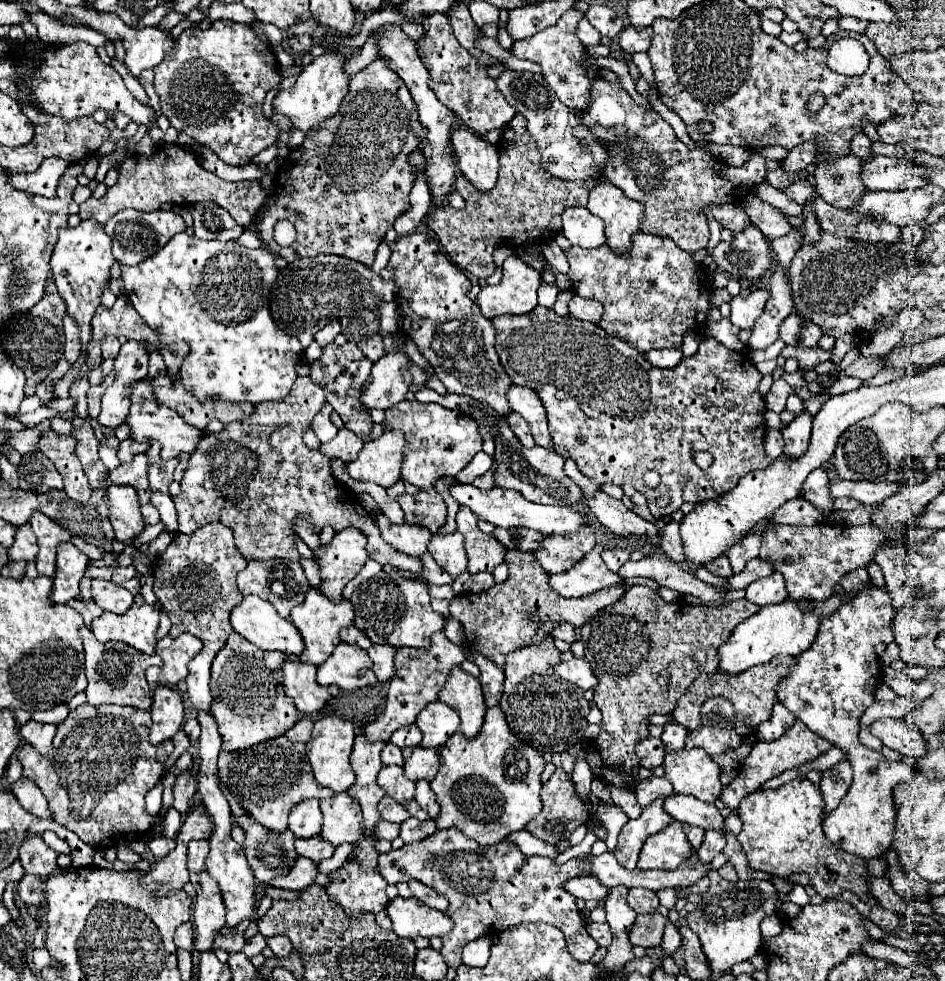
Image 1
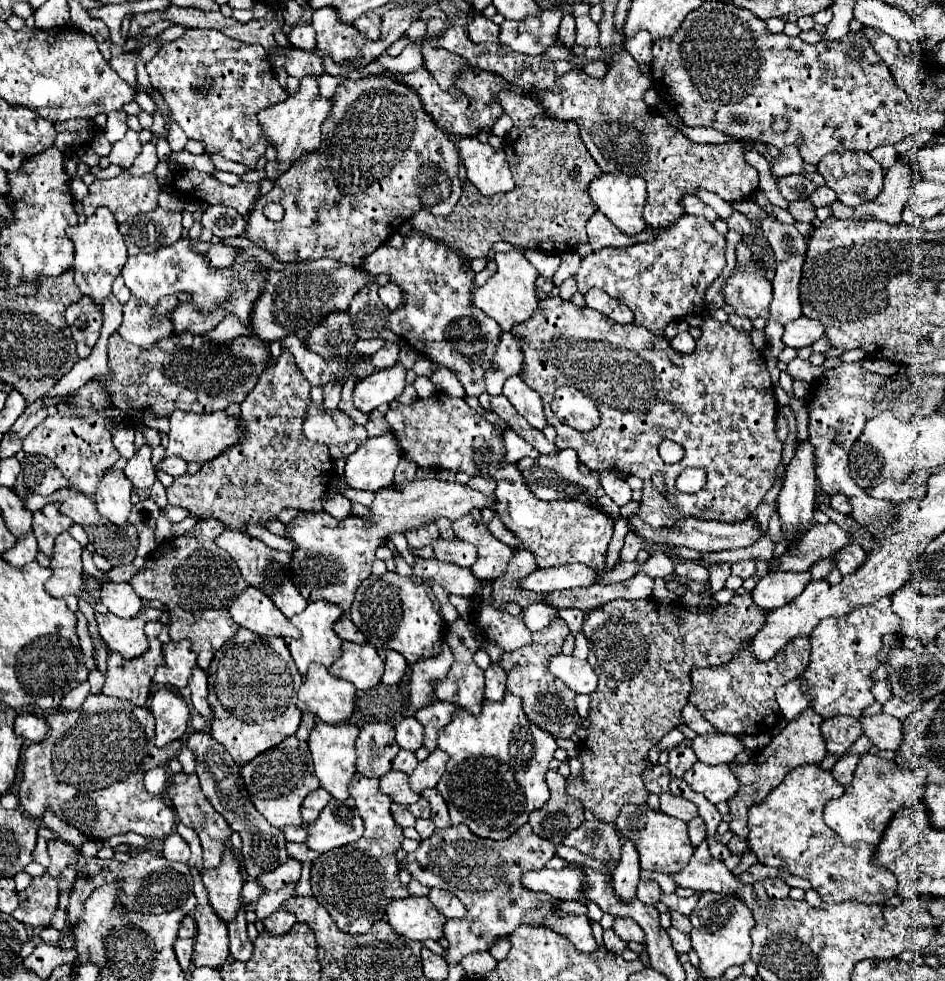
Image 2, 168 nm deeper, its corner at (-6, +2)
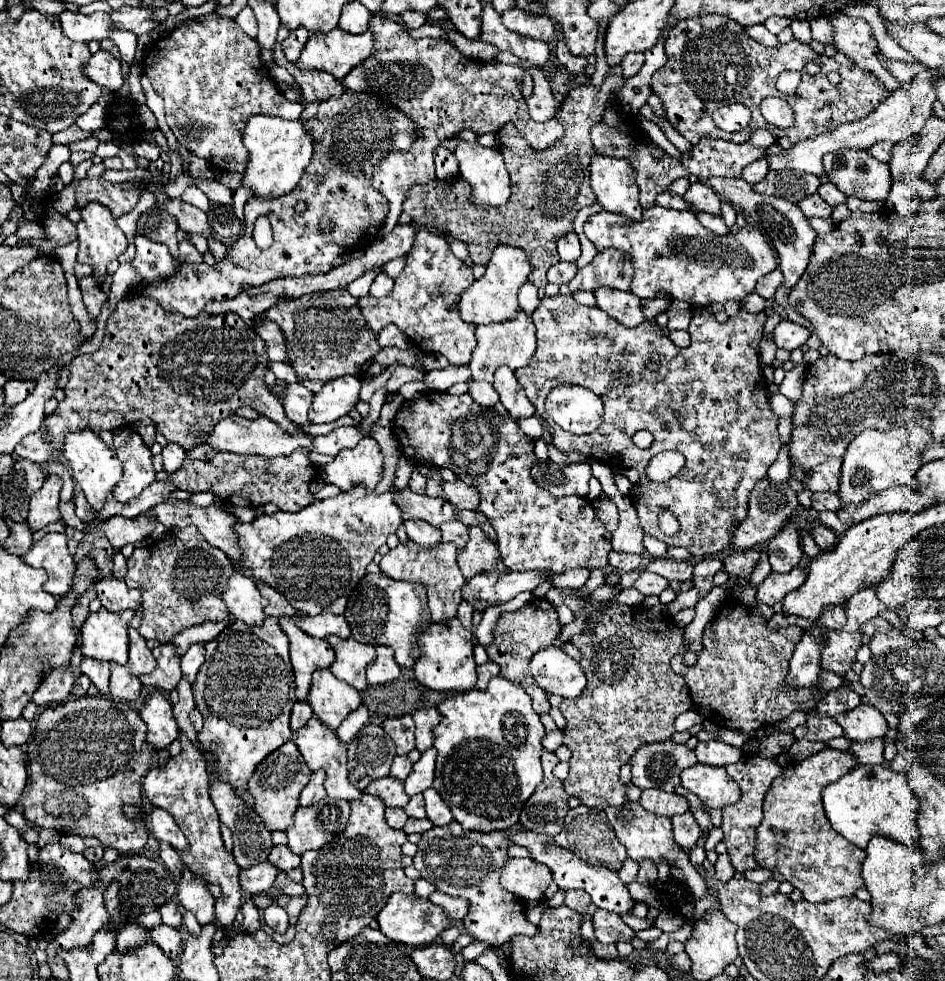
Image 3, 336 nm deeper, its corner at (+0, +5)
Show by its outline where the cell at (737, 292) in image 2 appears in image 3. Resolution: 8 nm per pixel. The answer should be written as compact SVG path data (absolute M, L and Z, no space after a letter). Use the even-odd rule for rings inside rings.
M659 205L645 209L645 219L641 221L601 211L587 219L585 235L599 253L619 249L631 257L635 267L631 291L641 299L665 295L693 307L743 301L755 291L757 279L777 267L771 247L753 225L747 223L737 233L717 237L691 211L675 211Z

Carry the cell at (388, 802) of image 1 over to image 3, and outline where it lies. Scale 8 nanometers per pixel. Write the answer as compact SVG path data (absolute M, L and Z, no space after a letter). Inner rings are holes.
M385 809L385 821L393 827L393 829L403 829L405 821L407 821L407 813L403 809Z

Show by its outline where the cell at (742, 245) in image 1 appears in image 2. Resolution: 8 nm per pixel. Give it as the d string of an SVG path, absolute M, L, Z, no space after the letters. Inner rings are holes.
M733 212L731 218L727 218L725 222L727 222L727 226L729 226L731 230L739 232L745 242L749 242L749 238L753 238L753 224L751 224L751 220L749 220L747 216L743 216L741 212Z

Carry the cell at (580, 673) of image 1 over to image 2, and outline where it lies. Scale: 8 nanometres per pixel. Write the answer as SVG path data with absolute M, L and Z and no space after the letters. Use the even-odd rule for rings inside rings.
M559 654L549 660L549 670L577 694L591 694L597 688L597 674L587 660Z

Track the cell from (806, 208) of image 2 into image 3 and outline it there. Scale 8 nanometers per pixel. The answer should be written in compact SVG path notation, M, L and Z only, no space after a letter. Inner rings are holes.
M819 193L801 199L801 201L799 201L799 207L801 207L801 211L805 213L805 217L831 217L831 211L833 211L833 207L827 205L827 203L819 197Z

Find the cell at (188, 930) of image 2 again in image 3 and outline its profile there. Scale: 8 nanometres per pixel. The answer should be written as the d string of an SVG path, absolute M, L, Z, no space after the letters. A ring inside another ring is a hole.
M167 901L165 905L161 905L159 913L161 913L161 917L163 917L163 923L165 923L165 925L171 925L171 927L181 927L183 917L181 917L179 907L177 907L173 901Z

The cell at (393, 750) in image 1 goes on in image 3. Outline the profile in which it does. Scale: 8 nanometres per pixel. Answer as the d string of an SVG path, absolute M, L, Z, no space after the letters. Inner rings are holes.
M395 757L393 759L393 765L391 765L391 775L393 777L397 777L399 781L405 781L407 779L407 775L411 773L411 767L413 767L413 763L407 759L407 757Z

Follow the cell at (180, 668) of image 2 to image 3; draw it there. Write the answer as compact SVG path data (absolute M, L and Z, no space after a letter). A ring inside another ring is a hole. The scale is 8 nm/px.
M169 643L159 645L153 649L153 655L157 659L157 667L149 673L147 685L159 691L173 691L181 679L179 655L175 653L175 647Z

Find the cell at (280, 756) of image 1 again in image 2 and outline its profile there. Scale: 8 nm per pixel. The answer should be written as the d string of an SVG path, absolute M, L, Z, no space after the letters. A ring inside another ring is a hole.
M295 736L285 738L275 748L269 748L267 752L255 756L255 760L241 766L241 776L249 794L249 800L255 804L259 814L265 816L269 824L275 828L285 828L289 824L301 824L299 808L303 798L319 788L319 780L313 770L313 760L309 746Z

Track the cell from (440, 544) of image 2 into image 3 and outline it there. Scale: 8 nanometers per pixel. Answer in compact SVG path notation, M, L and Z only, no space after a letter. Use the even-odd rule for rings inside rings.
M407 541L407 543L399 543L387 555L383 555L379 567L391 579L423 583L423 587L427 589L431 621L441 623L441 621L453 619L457 615L457 607L461 603L461 585L465 583L465 577L459 571L455 557L457 557L457 547L453 543L439 543L435 547L421 547L413 541Z

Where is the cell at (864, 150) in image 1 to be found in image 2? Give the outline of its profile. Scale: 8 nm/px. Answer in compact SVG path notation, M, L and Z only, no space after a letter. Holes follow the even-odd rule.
M879 146L879 148L875 148L873 152L871 152L871 156L873 156L873 160L877 160L881 166L885 166L885 170L889 170L895 162L897 162L897 152L895 152L895 148L893 146Z

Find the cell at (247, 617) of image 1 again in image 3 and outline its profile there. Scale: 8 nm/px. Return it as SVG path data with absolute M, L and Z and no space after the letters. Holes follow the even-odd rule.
M233 571L229 577L229 585L221 597L235 619L247 625L261 625L261 621L265 619L263 607L267 605L267 599L259 593L251 577Z

